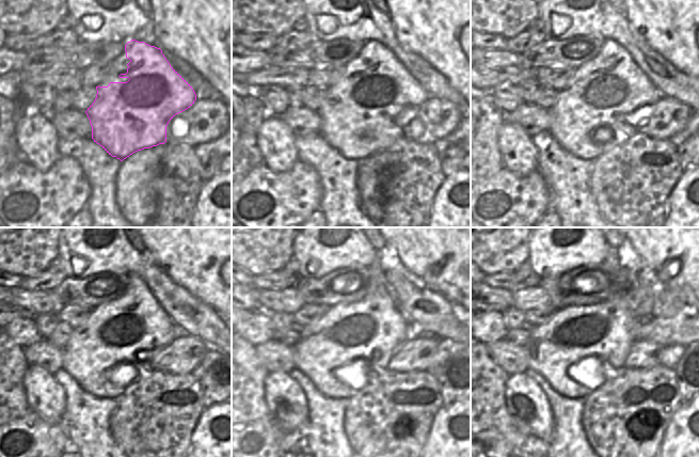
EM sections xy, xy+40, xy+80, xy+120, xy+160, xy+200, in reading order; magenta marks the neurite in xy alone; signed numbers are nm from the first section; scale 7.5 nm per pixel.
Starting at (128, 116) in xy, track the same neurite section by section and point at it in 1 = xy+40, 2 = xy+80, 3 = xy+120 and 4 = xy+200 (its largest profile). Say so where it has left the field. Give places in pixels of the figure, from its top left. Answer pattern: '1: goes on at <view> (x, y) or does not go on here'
1: goes on at xy+40 (359, 120)
2: goes on at xy+80 (576, 116)
3: goes on at xy+120 (89, 361)
4: goes on at xy+200 (557, 360)

